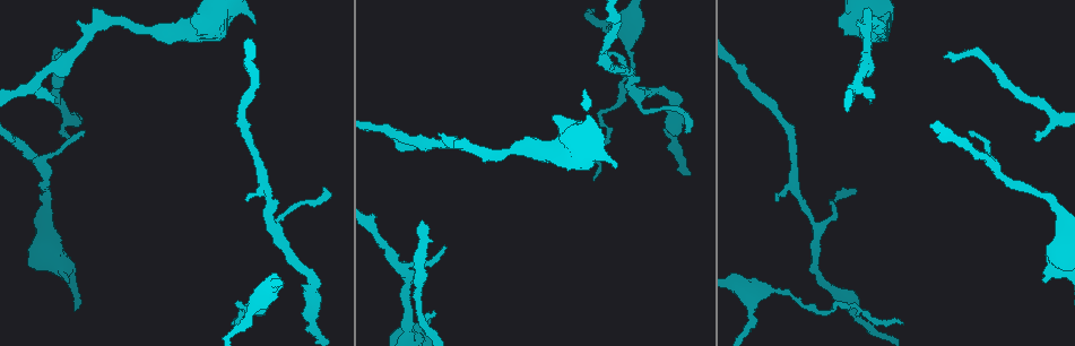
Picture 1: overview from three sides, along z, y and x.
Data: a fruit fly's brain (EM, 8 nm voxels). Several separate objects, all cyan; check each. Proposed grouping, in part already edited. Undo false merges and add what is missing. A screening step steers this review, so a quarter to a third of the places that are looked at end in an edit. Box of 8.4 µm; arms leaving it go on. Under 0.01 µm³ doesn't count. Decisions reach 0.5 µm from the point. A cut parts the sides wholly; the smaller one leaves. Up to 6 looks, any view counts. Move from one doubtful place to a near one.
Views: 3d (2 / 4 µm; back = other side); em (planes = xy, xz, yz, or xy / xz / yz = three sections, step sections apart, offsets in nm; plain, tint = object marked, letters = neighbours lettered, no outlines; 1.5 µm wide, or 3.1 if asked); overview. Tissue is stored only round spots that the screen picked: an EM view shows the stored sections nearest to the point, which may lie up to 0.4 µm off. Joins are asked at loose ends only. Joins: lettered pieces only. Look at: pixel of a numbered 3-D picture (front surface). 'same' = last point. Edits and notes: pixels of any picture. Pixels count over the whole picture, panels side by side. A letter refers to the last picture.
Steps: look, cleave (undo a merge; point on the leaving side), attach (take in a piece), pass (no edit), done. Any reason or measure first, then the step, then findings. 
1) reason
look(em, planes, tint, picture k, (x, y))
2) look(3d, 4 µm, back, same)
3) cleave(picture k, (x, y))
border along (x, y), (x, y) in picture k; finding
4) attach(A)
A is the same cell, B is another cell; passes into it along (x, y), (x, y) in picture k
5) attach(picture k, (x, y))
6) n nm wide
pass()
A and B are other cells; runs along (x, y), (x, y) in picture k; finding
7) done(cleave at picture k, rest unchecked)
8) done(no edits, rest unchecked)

thick turns thin
look(3d, 4 µm, picture 1, (787, 292))

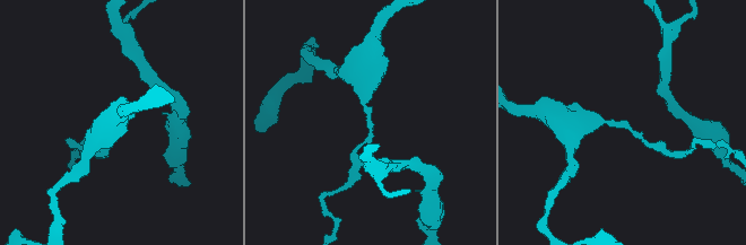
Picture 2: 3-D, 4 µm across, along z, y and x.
shape alone is not enough
look(em, planes, letters, picture 2, (623, 123))

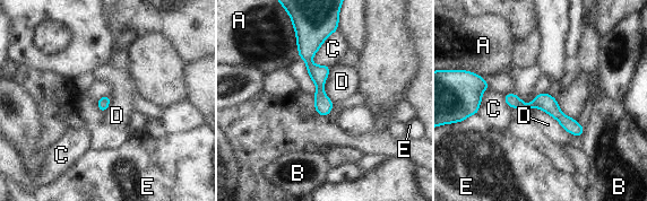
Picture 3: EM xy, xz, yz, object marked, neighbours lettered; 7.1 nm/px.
pass()
A, B, C, D and E are other cells; border along (510, 92), (570, 133) in picture 3; continuous, no second cell

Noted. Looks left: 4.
tapers out
look(3d, 4 µm, picture 1, (775, 199))

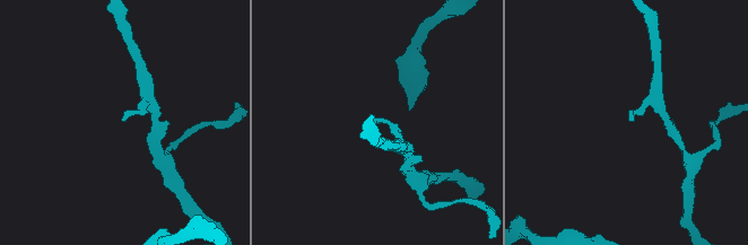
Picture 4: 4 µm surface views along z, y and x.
now the EM
look(em, xy, step 4, tint, picture 4, (375, 120))

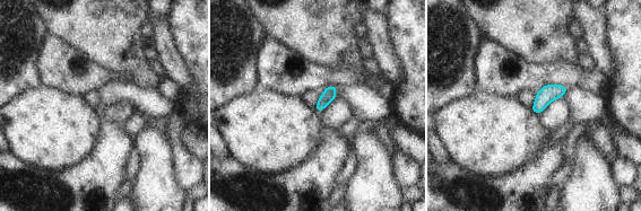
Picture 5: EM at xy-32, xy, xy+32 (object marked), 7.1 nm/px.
cut it another way
look(em, planes, letters, same)

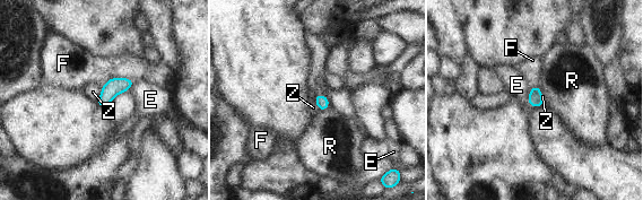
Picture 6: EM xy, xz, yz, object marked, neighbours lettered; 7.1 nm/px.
pass()
E, F, R and Z are other cells; border along (102, 88), (100, 98), (96, 102) in picture 6; no lettered piece goes on from it

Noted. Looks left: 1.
done(no edits, rest unchecked)

